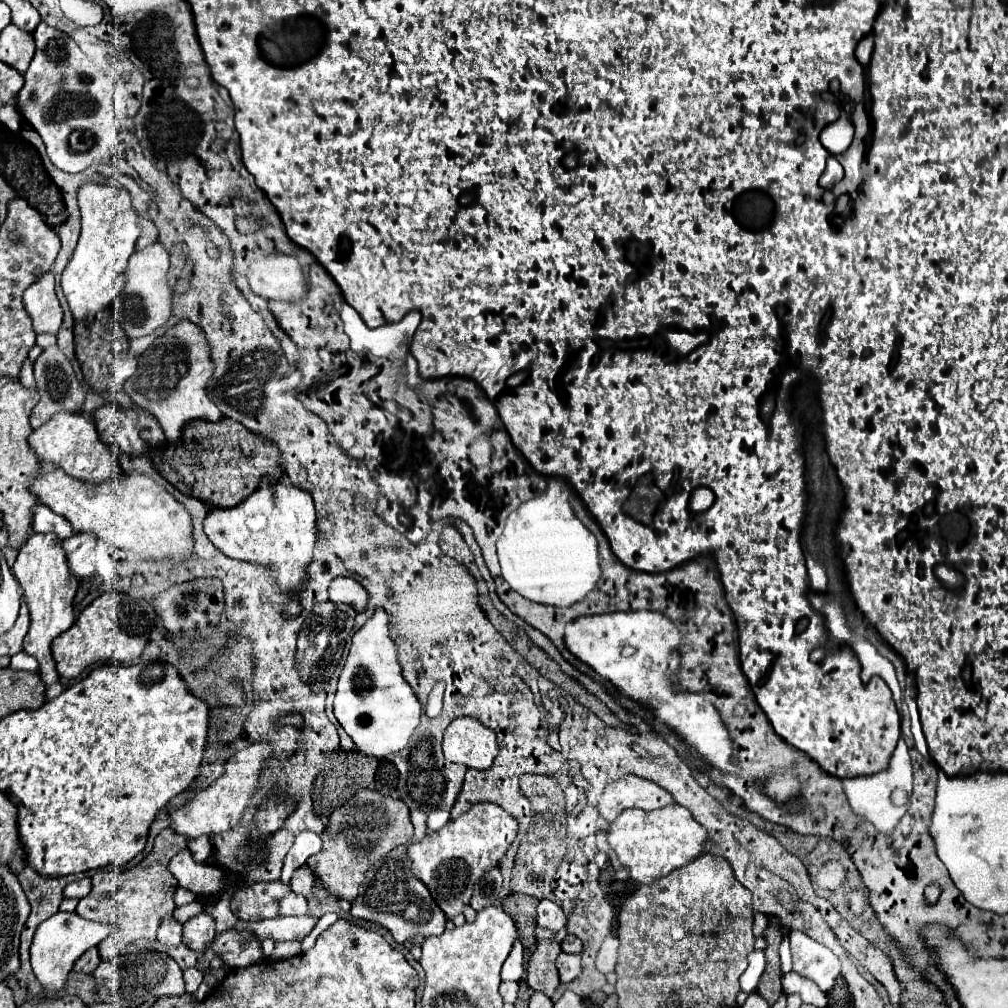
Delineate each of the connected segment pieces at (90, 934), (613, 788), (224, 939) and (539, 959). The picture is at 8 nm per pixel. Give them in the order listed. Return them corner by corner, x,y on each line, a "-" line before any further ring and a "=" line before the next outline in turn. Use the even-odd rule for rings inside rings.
55,913
51,919
45,919
37,931
35,931
35,939
31,945
31,965
33,965
33,973
37,977
37,981
41,983
43,991
41,991
41,999
43,1001
51,1001
57,997
59,991
65,989
67,983
67,975
73,969
75,961
91,947
97,947
107,935
111,933
111,927
103,925
103,923
95,923
95,921
87,921
83,917
79,917
77,913
=
627,775
607,785
599,801
599,815
611,823
621,811
629,807
653,811
653,809
661,809
673,803
675,803
673,795
661,789
659,785
655,785
653,781
643,781
641,777
=
235,931
219,933
205,951
221,957
221,961
231,969
249,967
251,963
259,963
263,959
261,943
255,943
251,935
235,935
=
549,939
537,941
537,947
527,965
527,985
533,991
541,991
547,997
555,993
555,989
559,987
559,973
555,967
555,959
559,953
559,943

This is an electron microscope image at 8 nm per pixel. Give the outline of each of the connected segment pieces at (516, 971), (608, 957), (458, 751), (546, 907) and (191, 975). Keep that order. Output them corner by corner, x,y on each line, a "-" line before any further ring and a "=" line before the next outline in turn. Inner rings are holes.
515,941
509,957
503,963
501,979
503,981
519,981
521,975
523,975
523,945
521,945
521,941
=
609,935
599,953
597,953
597,959
595,959
595,967
601,971
601,973
609,973
615,969
617,965
617,947
619,947
619,939
615,935
=
457,717
445,731
443,755
451,763
489,769
497,755
495,731
473,717
=
545,899
537,905
537,925
539,927
545,927
545,929
551,929
553,933
557,933
559,929
565,927
565,923
567,923
567,917
557,903
=
185,969
183,975
185,975
185,985
187,985
185,991
187,993
195,993
197,987
201,985
201,981
203,981
203,973
197,971
197,969

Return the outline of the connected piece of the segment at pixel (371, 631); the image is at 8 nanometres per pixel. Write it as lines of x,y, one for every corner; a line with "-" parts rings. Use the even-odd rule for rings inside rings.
377,609
375,615
353,635
345,667
339,675
335,717
345,733
353,739
359,753
383,759
407,747
419,725
421,713
423,705
415,697
415,691
409,687
409,683
403,679
387,613

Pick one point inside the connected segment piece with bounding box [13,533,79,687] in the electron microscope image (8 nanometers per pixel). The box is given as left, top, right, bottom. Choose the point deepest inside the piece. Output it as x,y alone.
41,568

